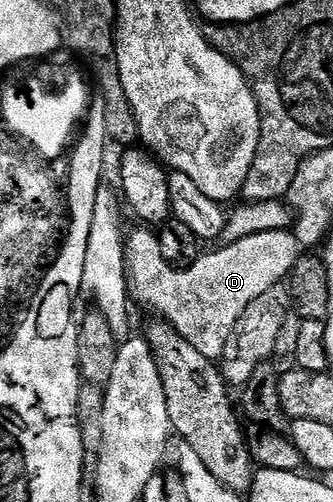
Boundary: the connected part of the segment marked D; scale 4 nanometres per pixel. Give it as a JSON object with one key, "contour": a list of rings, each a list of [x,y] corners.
{"contour":[[[145,226],[138,227],[133,233],[128,233],[125,241],[127,279],[136,299],[138,296],[147,307],[154,308],[156,315],[175,330],[179,330],[179,334],[183,334],[183,338],[187,338],[187,342],[191,342],[191,346],[199,350],[199,354],[210,358],[220,357],[224,353],[233,337],[235,322],[239,322],[243,310],[247,310],[247,306],[251,306],[251,302],[255,302],[259,294],[278,287],[303,254],[292,231],[267,230],[263,234],[251,234],[251,238],[243,238],[234,244],[225,244],[218,252],[206,251],[188,266],[174,266],[168,264],[159,251],[156,231]]]}

